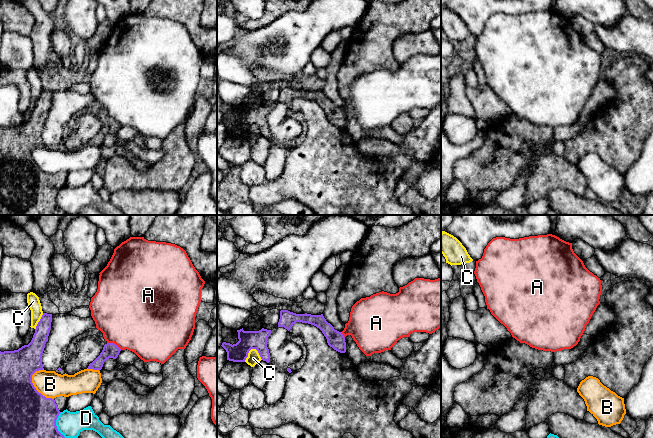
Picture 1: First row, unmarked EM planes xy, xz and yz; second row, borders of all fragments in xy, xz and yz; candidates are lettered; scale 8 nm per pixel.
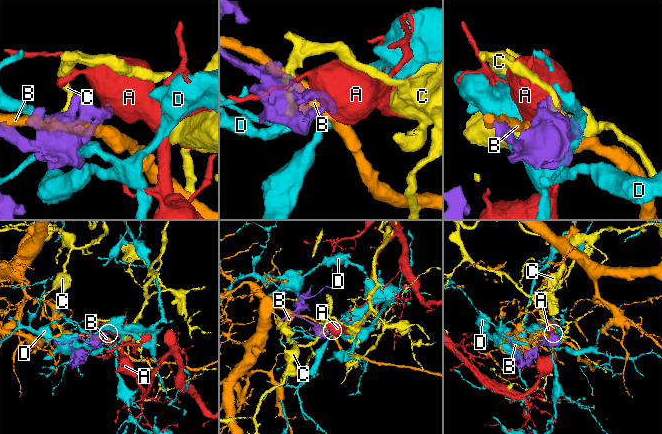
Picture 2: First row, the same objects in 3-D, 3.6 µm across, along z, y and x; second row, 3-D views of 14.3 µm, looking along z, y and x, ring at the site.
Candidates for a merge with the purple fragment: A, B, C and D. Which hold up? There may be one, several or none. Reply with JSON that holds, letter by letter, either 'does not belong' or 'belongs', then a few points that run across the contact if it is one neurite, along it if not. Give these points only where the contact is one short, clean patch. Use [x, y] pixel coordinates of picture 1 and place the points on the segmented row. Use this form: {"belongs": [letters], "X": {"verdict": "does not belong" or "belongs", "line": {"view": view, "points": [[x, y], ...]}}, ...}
{"belongs": [], "A": {"verdict": "does not belong", "line": {"view": "xy", "points": [[107, 342], [113, 342], [121, 349]]}}, "B": {"verdict": "does not belong"}, "C": {"verdict": "does not belong", "line": {"view": "xz", "points": [[262, 359], [255, 349], [251, 349], [244, 361]]}}, "D": {"verdict": "does not belong"}}

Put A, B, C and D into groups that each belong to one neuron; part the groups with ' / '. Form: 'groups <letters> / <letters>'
groups A / B / C / D

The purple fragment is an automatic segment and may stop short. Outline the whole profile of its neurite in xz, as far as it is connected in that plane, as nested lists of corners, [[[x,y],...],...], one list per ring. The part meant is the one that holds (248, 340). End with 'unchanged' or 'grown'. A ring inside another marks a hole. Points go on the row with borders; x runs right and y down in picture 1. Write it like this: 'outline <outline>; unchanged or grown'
outline [[[262,328],[259,331],[237,330],[239,341],[236,344],[223,342],[222,347],[227,352],[227,360],[233,362],[245,362],[251,349],[256,349],[263,361],[270,362],[270,353],[267,347],[267,339],[271,330]]]; unchanged

